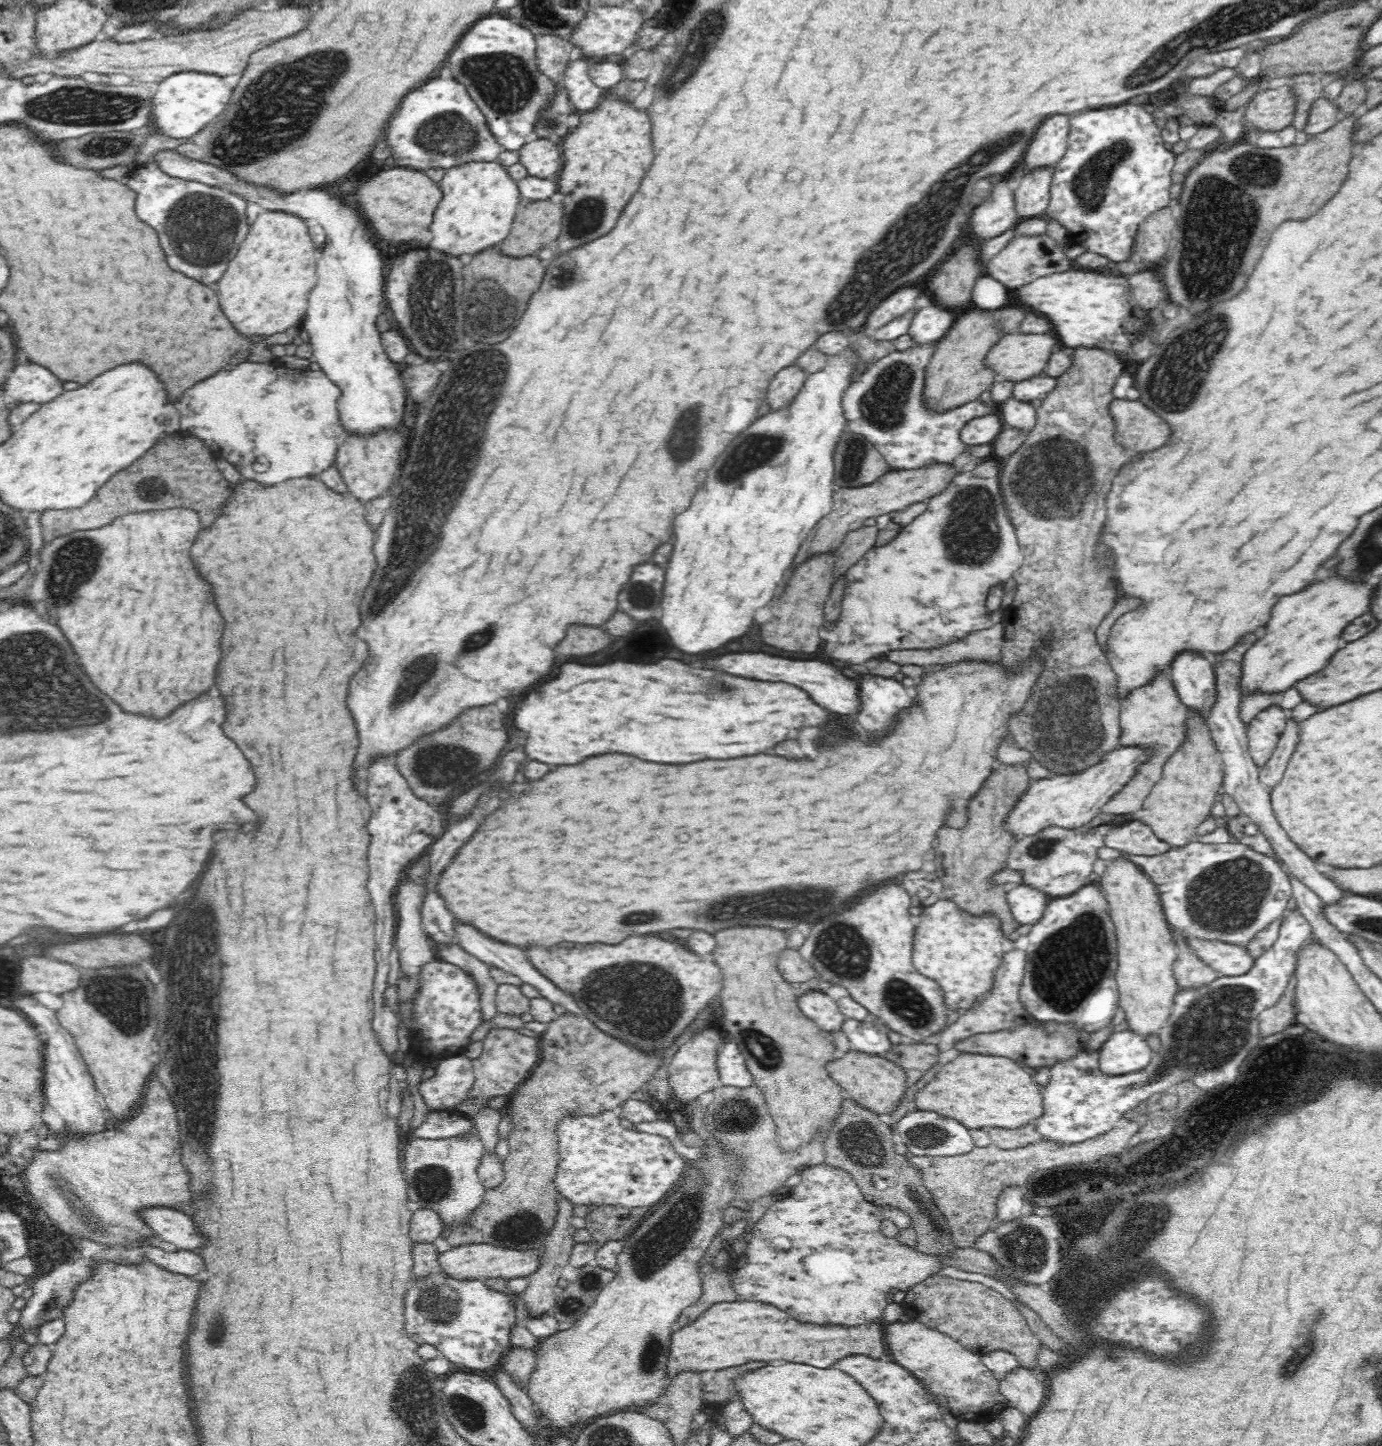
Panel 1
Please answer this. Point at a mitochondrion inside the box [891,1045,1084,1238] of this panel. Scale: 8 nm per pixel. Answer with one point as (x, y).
(929, 1136)

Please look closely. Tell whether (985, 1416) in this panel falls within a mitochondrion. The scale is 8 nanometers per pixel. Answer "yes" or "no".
no

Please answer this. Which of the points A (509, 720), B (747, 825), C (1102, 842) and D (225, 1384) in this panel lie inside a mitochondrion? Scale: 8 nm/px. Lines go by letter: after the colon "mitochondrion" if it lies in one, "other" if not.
A: other
B: other
C: other
D: other

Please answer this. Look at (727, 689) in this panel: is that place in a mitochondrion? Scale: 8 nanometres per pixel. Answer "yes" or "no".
yes

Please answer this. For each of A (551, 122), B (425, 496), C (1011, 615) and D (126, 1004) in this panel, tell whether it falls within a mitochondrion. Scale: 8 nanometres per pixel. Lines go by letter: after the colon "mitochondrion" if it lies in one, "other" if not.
A: mitochondrion
B: mitochondrion
C: other
D: mitochondrion

